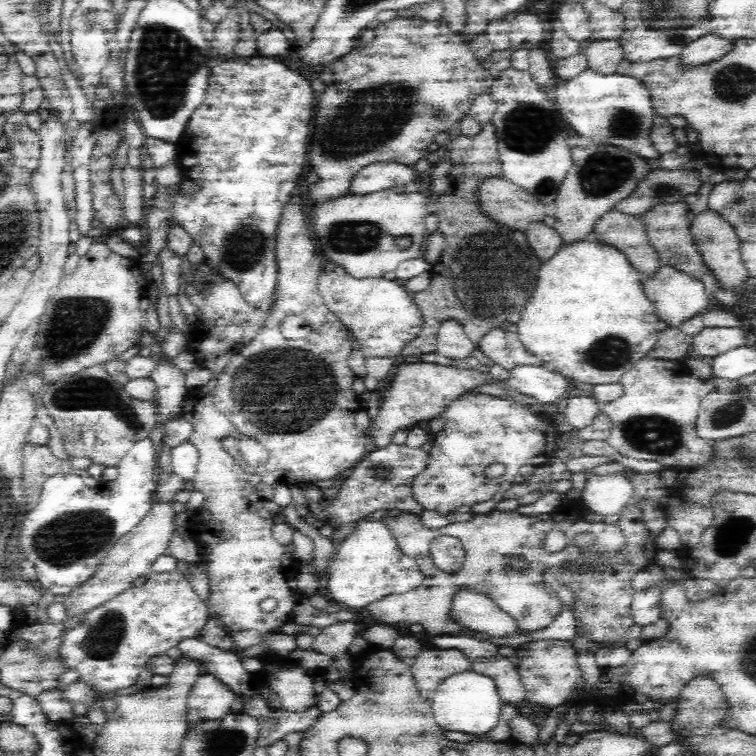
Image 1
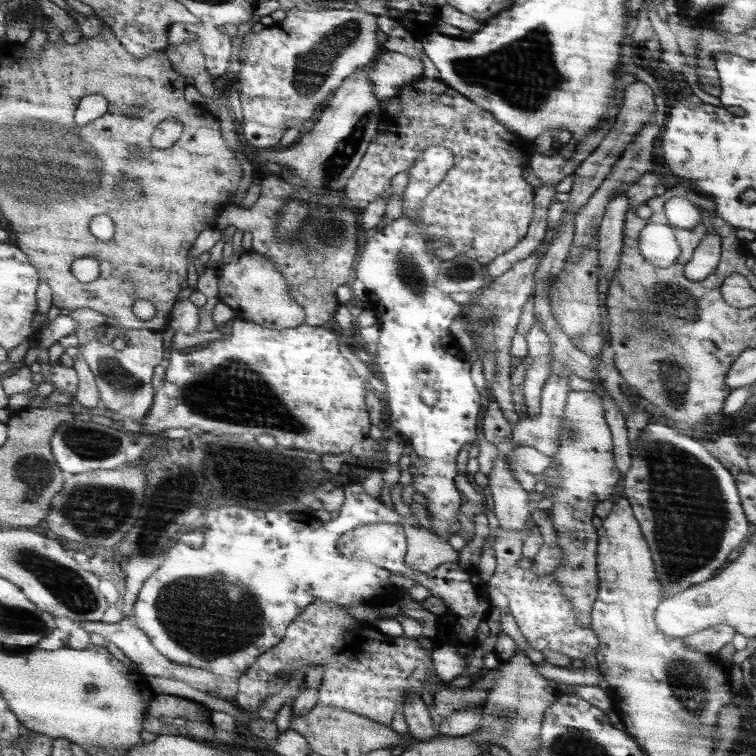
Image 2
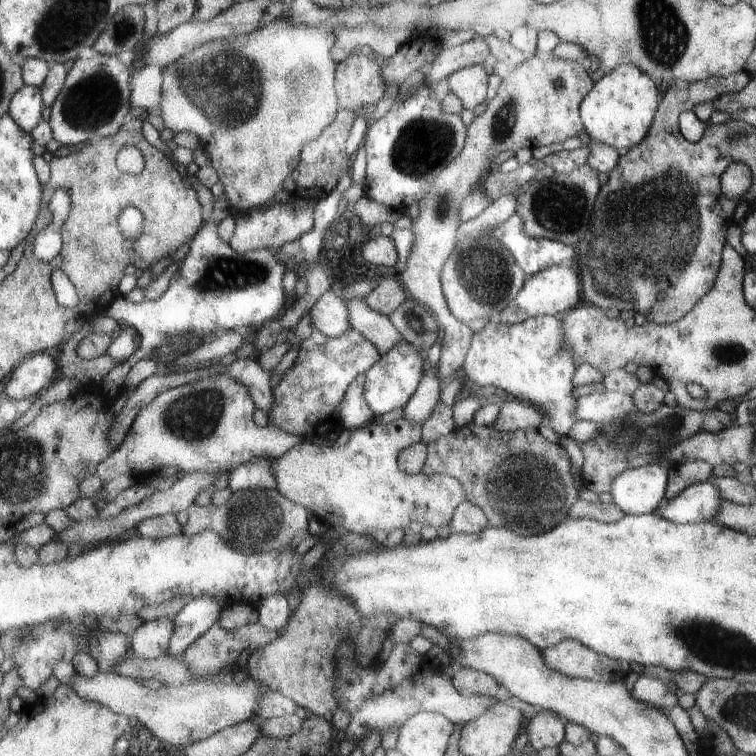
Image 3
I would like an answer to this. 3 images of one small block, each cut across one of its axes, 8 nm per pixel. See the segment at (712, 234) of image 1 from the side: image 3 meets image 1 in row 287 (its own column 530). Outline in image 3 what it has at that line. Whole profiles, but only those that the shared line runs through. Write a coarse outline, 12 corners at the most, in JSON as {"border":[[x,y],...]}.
{"border":[[539,710],[525,734],[539,752],[567,738],[569,720]]}

